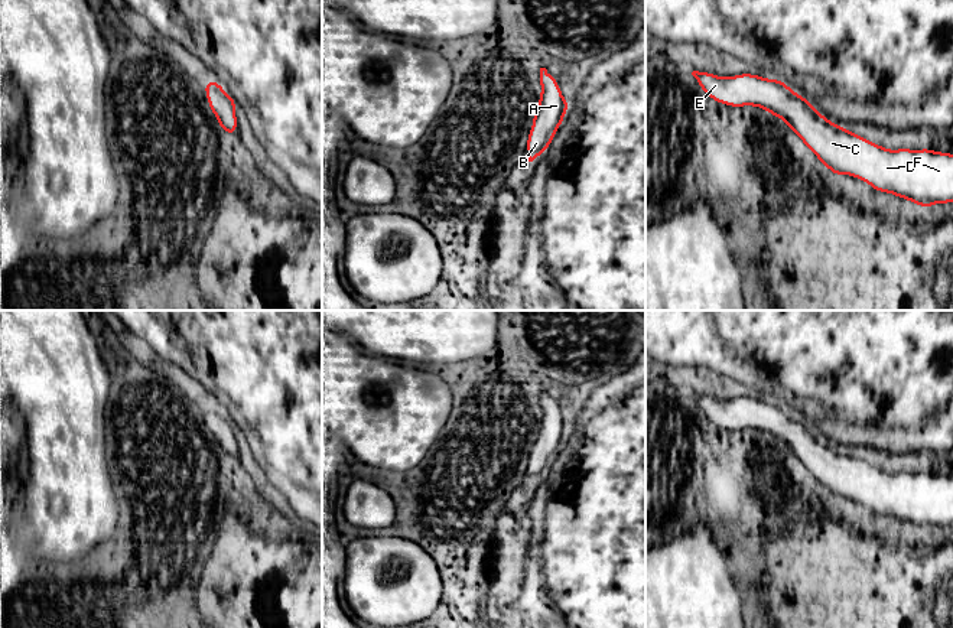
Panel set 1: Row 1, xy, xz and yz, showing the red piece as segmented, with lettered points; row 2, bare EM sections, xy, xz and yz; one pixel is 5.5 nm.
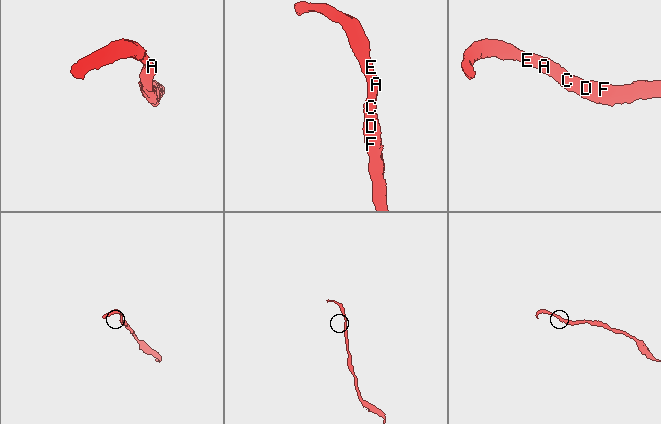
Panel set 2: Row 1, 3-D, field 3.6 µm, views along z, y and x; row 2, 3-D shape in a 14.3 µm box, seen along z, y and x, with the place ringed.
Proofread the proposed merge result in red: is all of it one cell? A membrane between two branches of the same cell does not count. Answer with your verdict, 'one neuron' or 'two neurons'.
one neuron

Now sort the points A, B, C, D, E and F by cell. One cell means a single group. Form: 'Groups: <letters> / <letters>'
Groups: A B C D E F

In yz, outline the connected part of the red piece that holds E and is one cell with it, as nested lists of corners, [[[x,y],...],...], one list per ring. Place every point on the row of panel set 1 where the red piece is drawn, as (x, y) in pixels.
[[[693,71],[692,75],[699,82],[699,87],[721,104],[729,107],[754,105],[765,108],[774,117],[781,117],[786,126],[819,157],[822,166],[833,170],[835,178],[843,173],[855,176],[878,192],[892,193],[926,209],[933,204],[953,202],[953,154],[950,153],[930,149],[888,150],[878,146],[827,120],[807,98],[796,94],[781,79],[767,79],[752,74],[725,78],[699,71]]]

